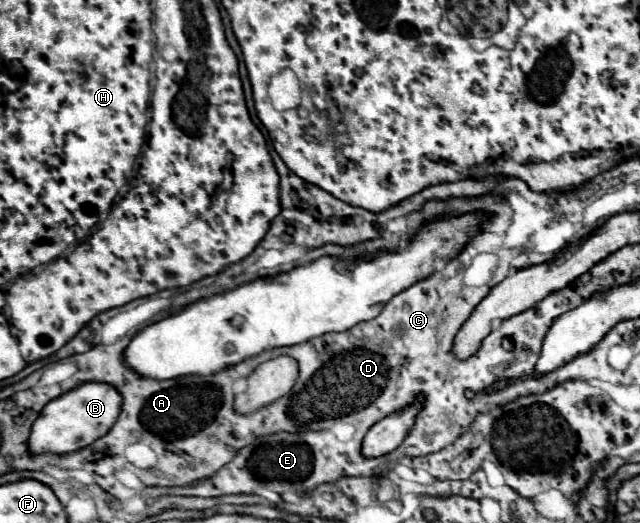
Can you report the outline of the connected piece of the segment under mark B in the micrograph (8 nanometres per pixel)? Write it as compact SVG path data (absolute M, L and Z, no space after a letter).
M81 384L81 388L73 388L73 392L65 392L57 400L51 400L33 422L29 436L29 454L71 454L81 450L83 446L93 444L101 436L105 436L115 424L121 412L121 396L117 396L115 388L109 384Z

